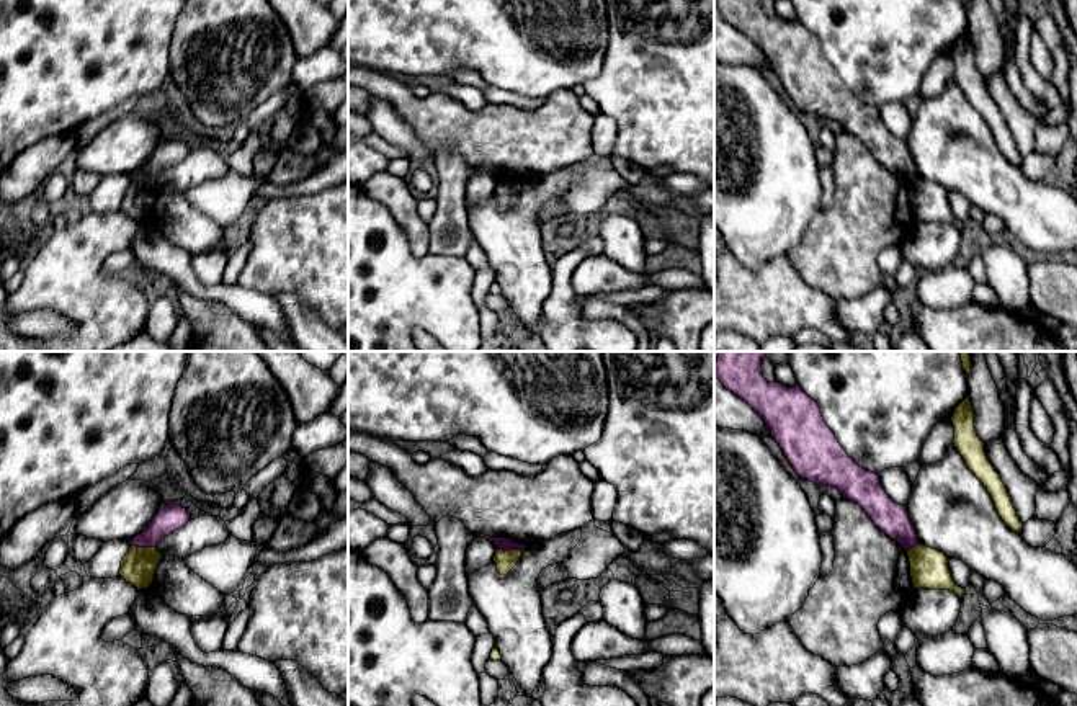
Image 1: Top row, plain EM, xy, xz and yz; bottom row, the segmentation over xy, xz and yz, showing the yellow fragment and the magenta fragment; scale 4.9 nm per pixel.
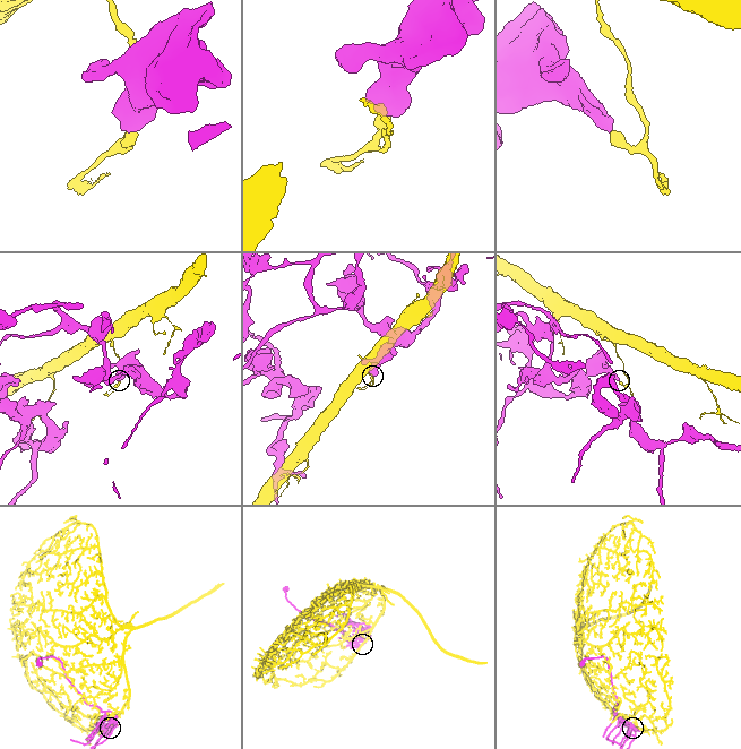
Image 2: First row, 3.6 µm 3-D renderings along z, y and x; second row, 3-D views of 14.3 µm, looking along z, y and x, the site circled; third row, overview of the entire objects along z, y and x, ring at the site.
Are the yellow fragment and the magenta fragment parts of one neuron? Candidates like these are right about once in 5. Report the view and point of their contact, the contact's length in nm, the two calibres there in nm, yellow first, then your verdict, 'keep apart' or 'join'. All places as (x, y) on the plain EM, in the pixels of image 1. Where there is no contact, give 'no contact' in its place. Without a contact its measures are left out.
xy (144, 182) | 130 nm | 170/130 nm | keep apart

